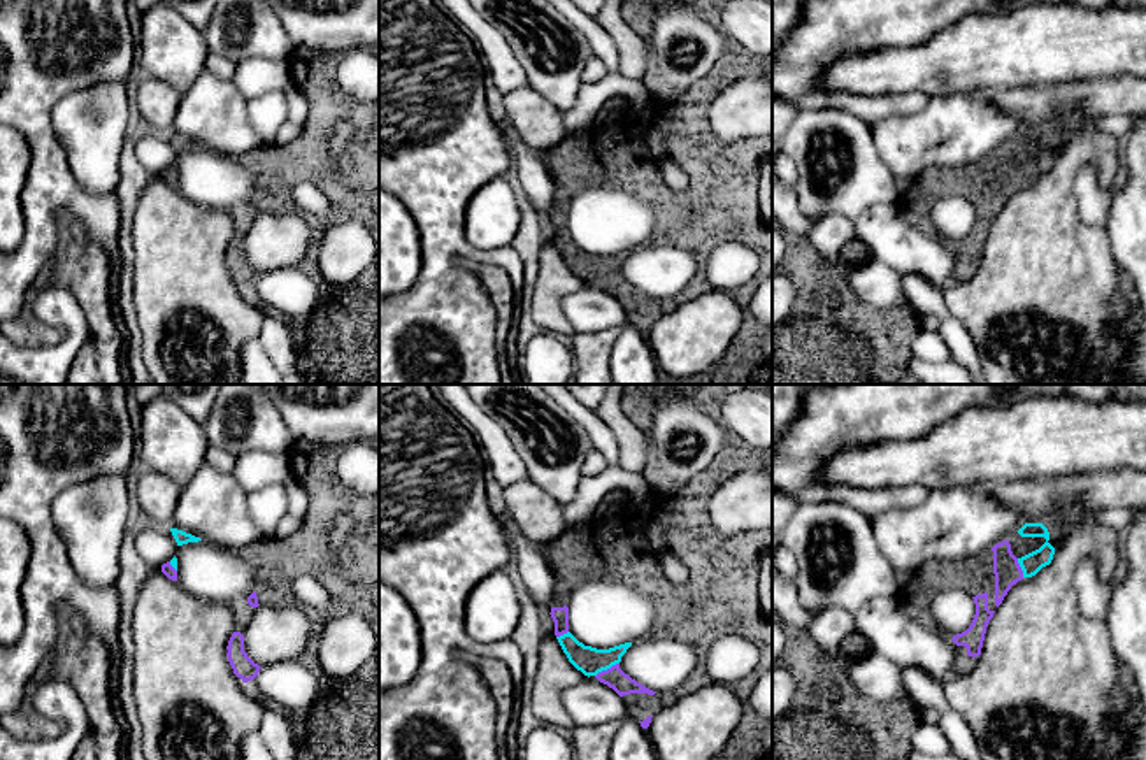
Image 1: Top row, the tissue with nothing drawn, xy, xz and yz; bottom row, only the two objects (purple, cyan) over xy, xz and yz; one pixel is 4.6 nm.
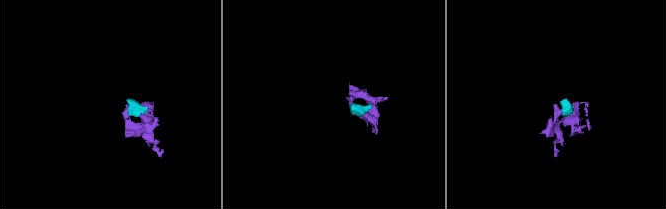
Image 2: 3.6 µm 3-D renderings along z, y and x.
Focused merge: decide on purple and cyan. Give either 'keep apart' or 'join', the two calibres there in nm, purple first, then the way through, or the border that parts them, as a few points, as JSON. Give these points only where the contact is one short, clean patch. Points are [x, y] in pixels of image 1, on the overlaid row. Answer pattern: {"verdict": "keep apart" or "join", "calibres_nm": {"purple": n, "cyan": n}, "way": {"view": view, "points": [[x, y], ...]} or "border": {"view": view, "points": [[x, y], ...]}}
{"verdict": "join", "calibres_nm": {"purple": 100, "cyan": 130}}

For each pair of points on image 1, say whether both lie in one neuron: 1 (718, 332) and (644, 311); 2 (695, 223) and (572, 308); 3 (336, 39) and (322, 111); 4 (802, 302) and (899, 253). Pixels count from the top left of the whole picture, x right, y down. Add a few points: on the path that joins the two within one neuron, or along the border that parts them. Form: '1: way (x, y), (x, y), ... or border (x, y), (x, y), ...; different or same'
1: border (697, 295), (662, 315), (646, 336); different
2: border (588, 283), (606, 290), (620, 304), (627, 318); different
3: border (297, 48), (343, 53); different
4: border (855, 236), (874, 260); different

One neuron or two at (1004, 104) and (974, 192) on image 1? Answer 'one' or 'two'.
two

